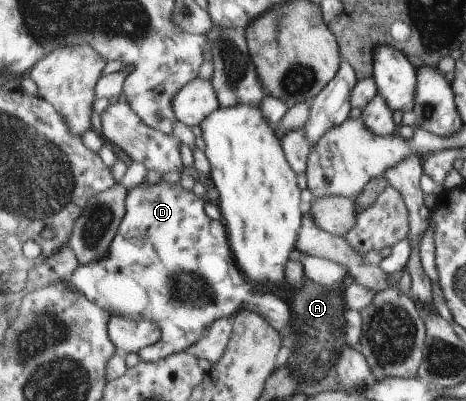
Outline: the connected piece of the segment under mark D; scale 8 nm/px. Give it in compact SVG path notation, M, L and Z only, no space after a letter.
M165 180L157 184L147 184L143 182L133 187L128 191L128 195L126 196L126 213L109 252L102 259L93 261L88 265L81 265L70 281L63 281L71 288L76 288L82 293L85 293L89 297L89 300L96 302L102 309L108 310L112 316L129 317L131 320L148 320L158 324L162 330L161 340L158 340L154 345L148 346L144 348L143 351L137 353L143 361L157 362L168 356L187 351L208 334L217 319L232 318L238 312L244 311L245 309L260 312L269 321L269 324L272 324L283 336L285 336L285 332L287 332L294 323L294 310L291 305L285 302L285 300L281 300L279 296L276 296L275 292L267 292L267 290L263 292L263 290L261 290L261 292L257 294L257 292L253 290L253 286L249 284L249 280L247 280L247 278L241 274L241 270L235 266L237 262L235 262L235 256L233 256L233 252L231 252L231 248L229 248L229 232L227 232L227 228L225 228L223 222L215 222L215 220L211 220L211 218L207 216L207 212L205 212L205 202L204 197L199 198L193 190L188 189L184 184L180 184L179 182L169 183L165 182Z

